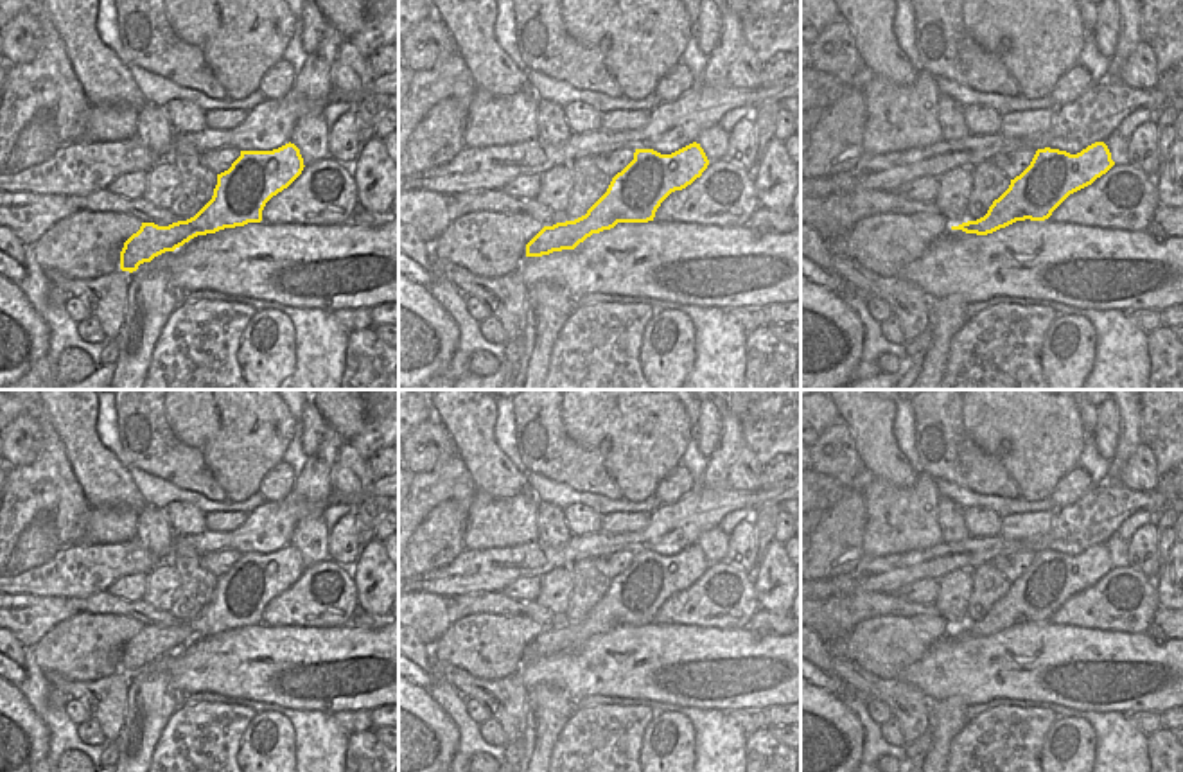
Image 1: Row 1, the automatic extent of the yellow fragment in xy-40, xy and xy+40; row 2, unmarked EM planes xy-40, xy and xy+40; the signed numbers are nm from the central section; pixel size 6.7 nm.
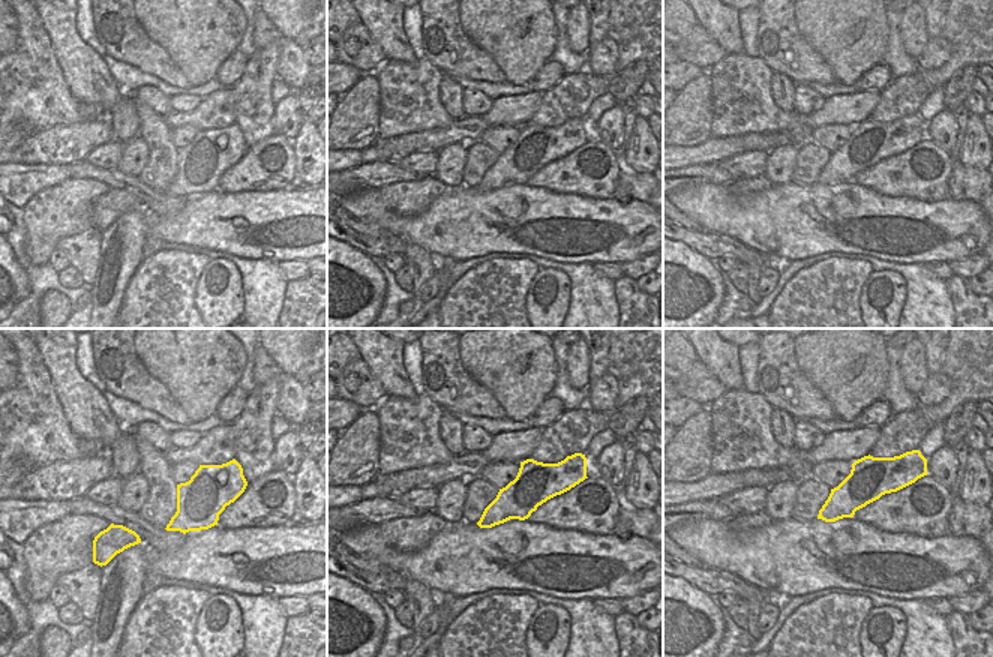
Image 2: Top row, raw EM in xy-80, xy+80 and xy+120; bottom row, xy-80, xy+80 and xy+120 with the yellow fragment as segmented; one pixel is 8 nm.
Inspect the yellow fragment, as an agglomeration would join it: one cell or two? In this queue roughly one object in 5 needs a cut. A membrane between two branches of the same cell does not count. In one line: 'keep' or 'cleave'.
keep

